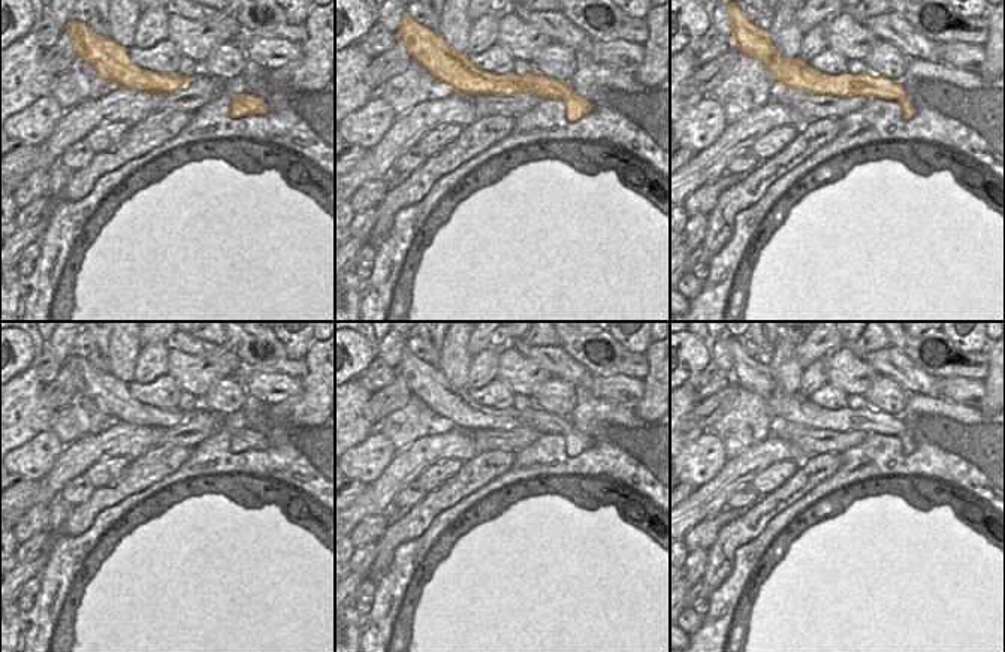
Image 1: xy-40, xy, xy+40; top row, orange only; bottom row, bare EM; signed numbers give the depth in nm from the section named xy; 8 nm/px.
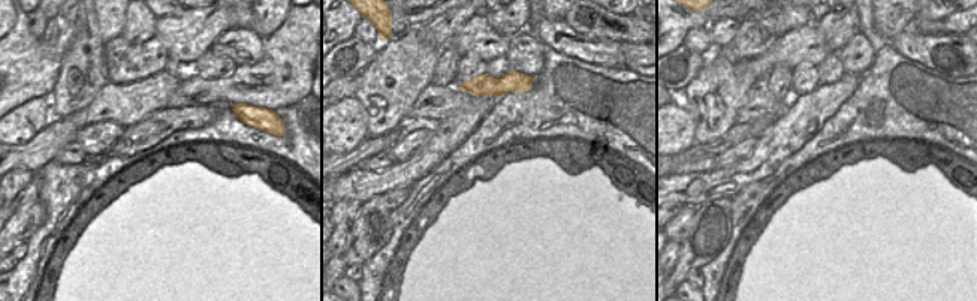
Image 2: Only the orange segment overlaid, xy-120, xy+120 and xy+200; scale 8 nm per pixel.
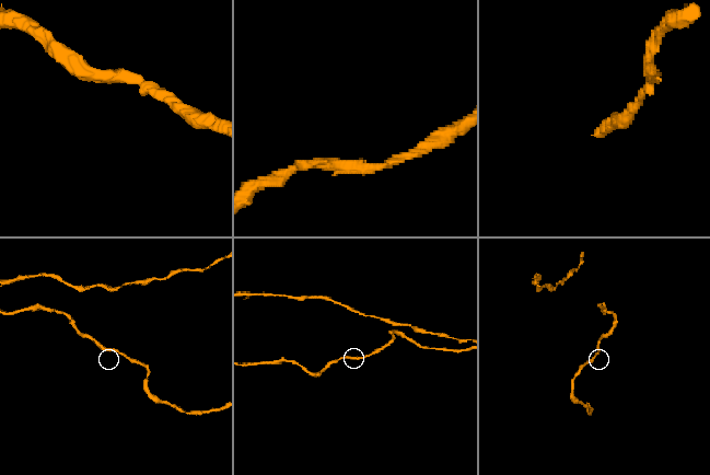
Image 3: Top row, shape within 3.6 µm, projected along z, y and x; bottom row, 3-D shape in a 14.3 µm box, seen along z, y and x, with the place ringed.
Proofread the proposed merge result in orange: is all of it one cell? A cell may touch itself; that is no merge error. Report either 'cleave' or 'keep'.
keep

